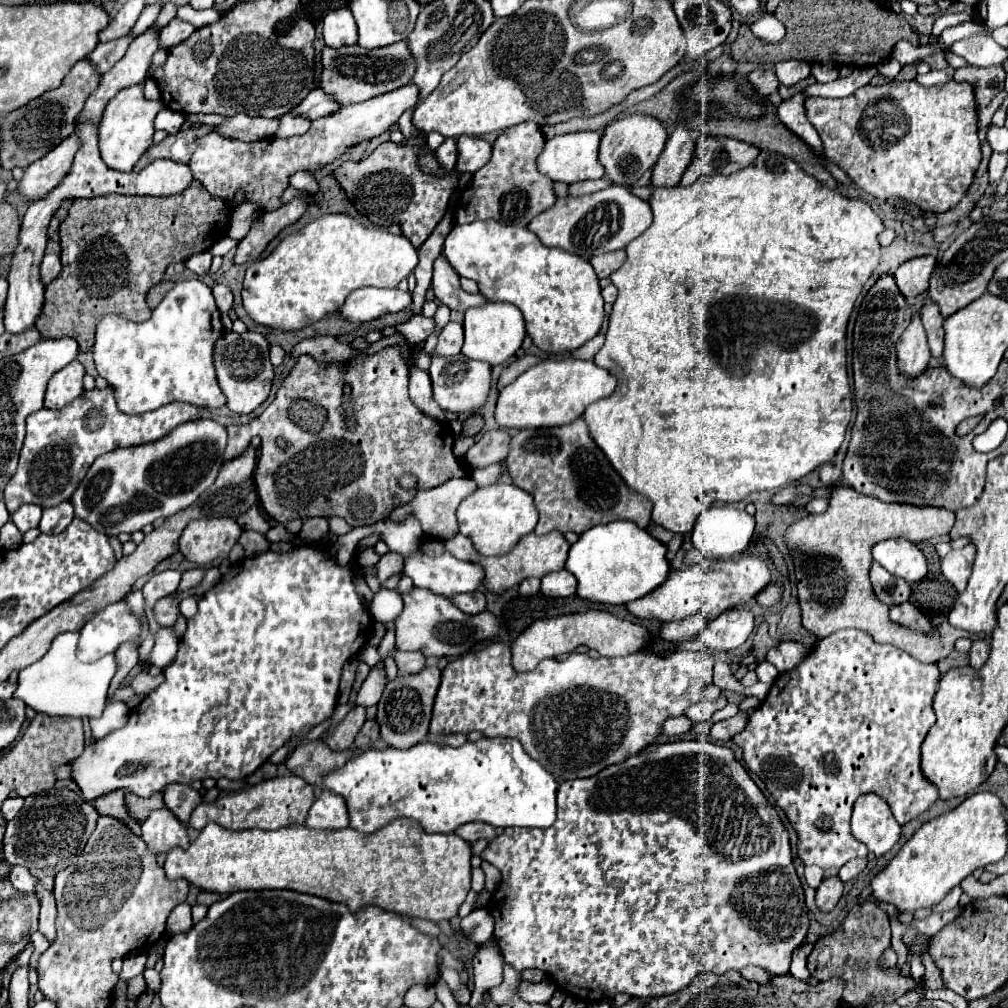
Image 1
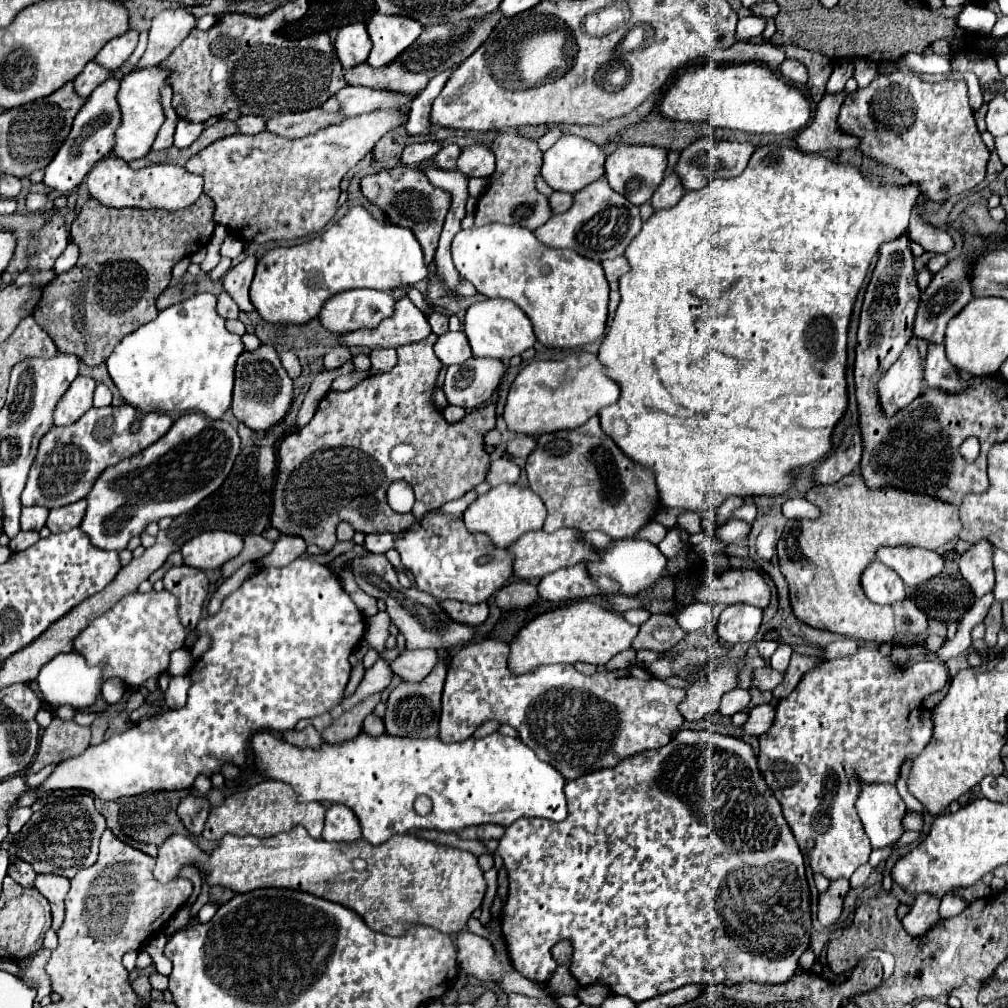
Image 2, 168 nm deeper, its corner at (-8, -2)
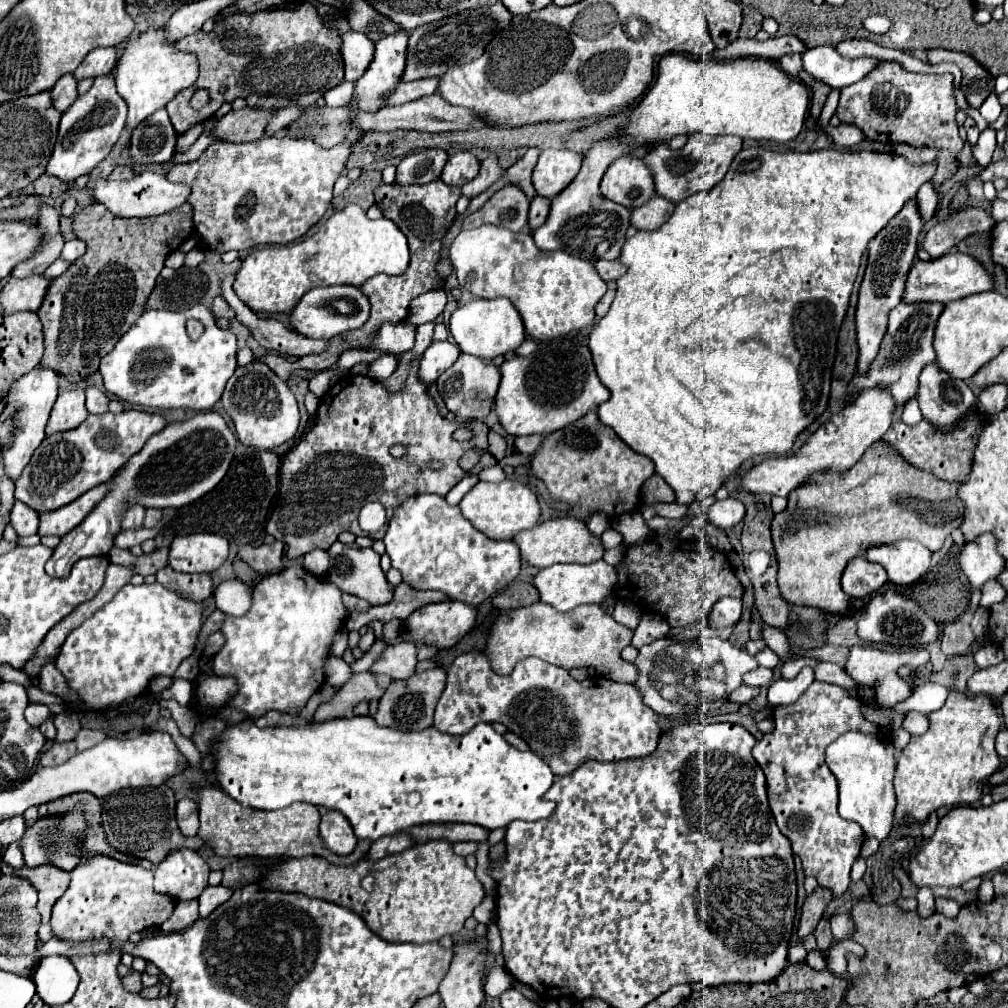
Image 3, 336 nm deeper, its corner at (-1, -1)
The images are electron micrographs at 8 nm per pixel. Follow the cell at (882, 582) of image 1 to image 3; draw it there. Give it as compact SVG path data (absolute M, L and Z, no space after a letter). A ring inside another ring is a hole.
M864 556L852 558L842 574L842 590L852 598L868 598L886 584L888 576L880 564L868 562Z

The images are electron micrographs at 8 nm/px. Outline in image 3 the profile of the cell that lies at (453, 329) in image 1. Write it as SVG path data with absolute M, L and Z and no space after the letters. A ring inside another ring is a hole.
M450 342L430 344L420 360L420 368L418 368L420 382L424 382L426 386L432 386L438 380L438 376L456 362L458 356L460 356L460 350L456 344L450 344Z

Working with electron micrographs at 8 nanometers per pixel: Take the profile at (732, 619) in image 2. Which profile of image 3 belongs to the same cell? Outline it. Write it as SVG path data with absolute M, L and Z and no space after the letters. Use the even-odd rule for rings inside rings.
M720 598L710 614L710 624L718 630L734 626L742 616L742 600L740 598Z

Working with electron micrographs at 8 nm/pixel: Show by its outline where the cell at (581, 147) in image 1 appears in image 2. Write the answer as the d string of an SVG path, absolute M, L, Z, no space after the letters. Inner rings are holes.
M563 135L551 149L545 151L541 177L555 191L577 193L583 187L587 187L589 183L593 183L593 181L597 181L597 179L601 179L605 175L603 163L605 163L605 153L603 153L603 147L601 145L593 143L591 139L579 137L579 135Z

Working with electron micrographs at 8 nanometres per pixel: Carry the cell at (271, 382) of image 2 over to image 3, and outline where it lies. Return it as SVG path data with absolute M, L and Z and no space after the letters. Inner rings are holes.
M250 362L248 366L236 368L222 394L222 404L236 424L238 440L256 450L272 450L292 440L300 426L300 412L294 394L286 382L262 362Z

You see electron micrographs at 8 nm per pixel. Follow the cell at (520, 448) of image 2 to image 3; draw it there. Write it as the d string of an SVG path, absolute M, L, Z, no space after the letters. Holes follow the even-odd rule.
M532 434L532 436L518 436L516 438L516 450L522 454L532 454L540 448L544 436L542 434Z

